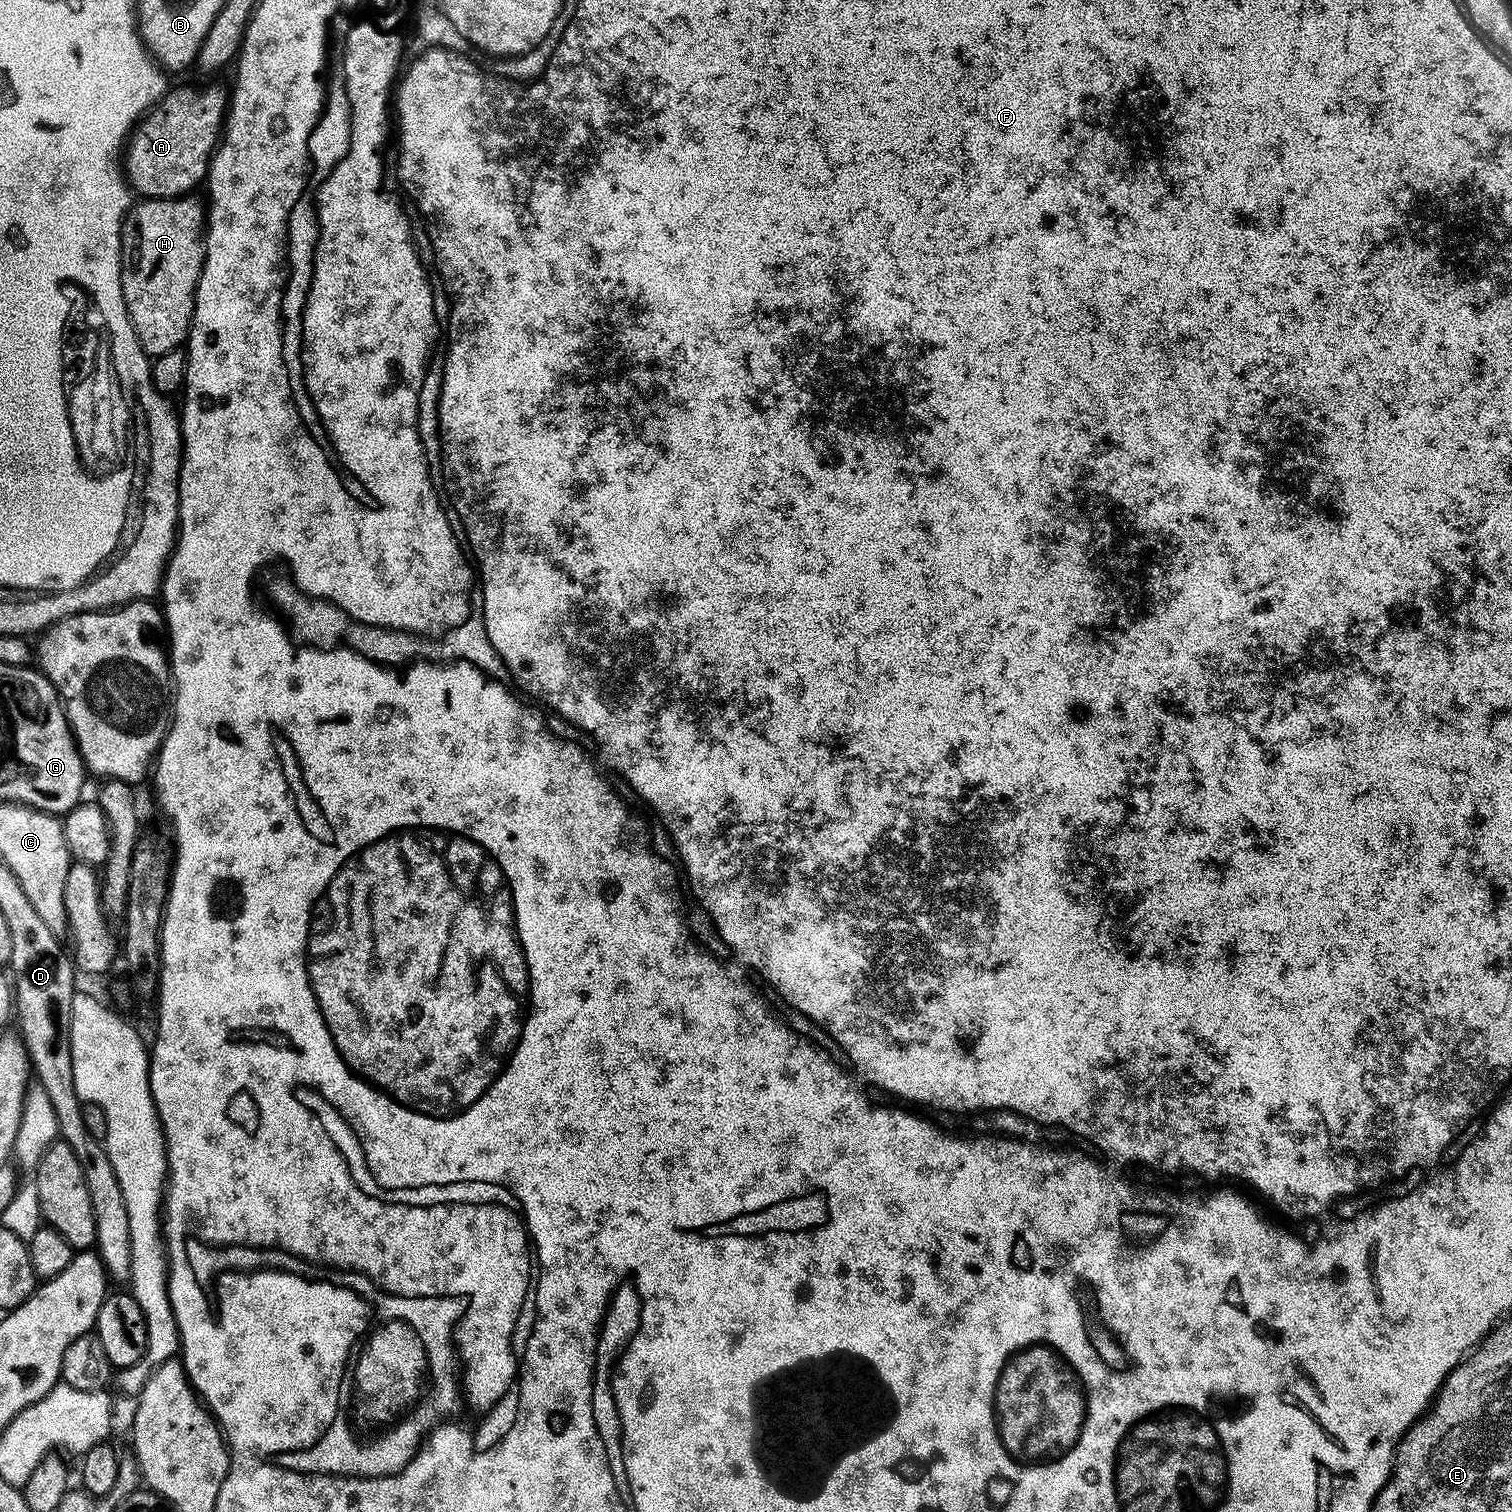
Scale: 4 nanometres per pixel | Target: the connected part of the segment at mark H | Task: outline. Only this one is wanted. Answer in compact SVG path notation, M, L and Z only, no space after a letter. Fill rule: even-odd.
M191 195L181 196L179 200L153 200L144 198L139 201L129 211L124 218L121 234L121 278L120 289L122 290L123 306L128 312L130 318L131 333L138 338L142 350L147 356L154 357L158 354L166 354L170 350L181 347L188 339L188 329L192 326L192 310L196 306L196 283L200 280L200 271L204 269L204 235L206 232L206 208L203 203L200 204Z

